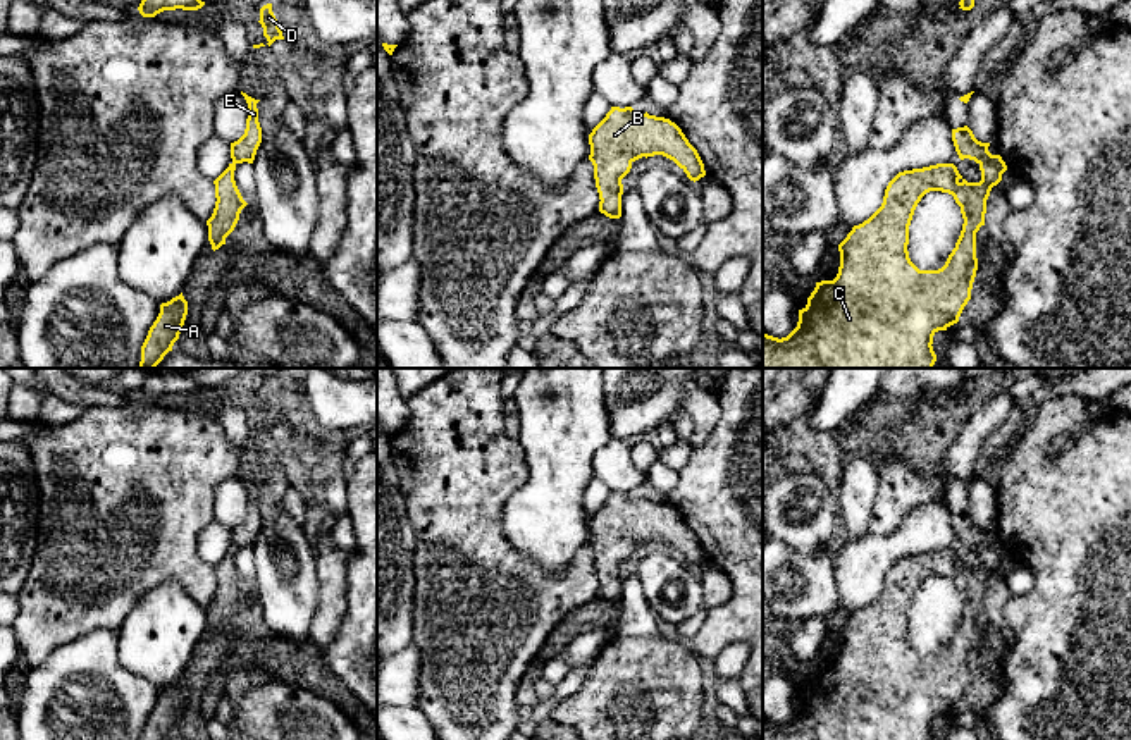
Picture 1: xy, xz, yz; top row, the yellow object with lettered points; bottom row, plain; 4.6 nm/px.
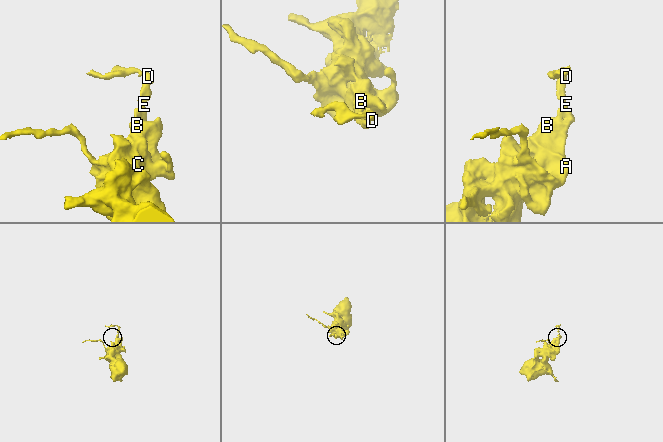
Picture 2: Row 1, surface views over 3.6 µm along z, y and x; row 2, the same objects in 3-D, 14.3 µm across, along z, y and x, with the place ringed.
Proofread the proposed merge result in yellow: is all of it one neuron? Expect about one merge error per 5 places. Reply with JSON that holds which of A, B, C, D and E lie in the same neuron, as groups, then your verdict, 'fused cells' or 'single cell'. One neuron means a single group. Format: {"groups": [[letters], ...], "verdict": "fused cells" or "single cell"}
{"groups": [["A", "B", "C", "D", "E"]], "verdict": "single cell"}

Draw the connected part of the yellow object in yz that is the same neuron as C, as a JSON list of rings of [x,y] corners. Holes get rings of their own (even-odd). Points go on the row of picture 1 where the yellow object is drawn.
[[[964,126],[952,129],[961,160],[980,165],[981,181],[967,182],[954,163],[899,172],[887,186],[881,207],[854,225],[838,244],[840,267],[833,281],[816,282],[797,327],[787,337],[763,334],[763,368],[933,368],[933,336],[959,322],[971,299],[978,270],[976,232],[985,225],[986,200],[1007,170],[1000,155],[988,151]],[[930,191],[954,196],[964,219],[955,248],[938,270],[919,270],[909,258],[909,225],[921,198]]]

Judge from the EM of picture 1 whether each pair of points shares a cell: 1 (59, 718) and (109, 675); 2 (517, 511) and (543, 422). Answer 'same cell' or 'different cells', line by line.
1: same cell
2: same cell

